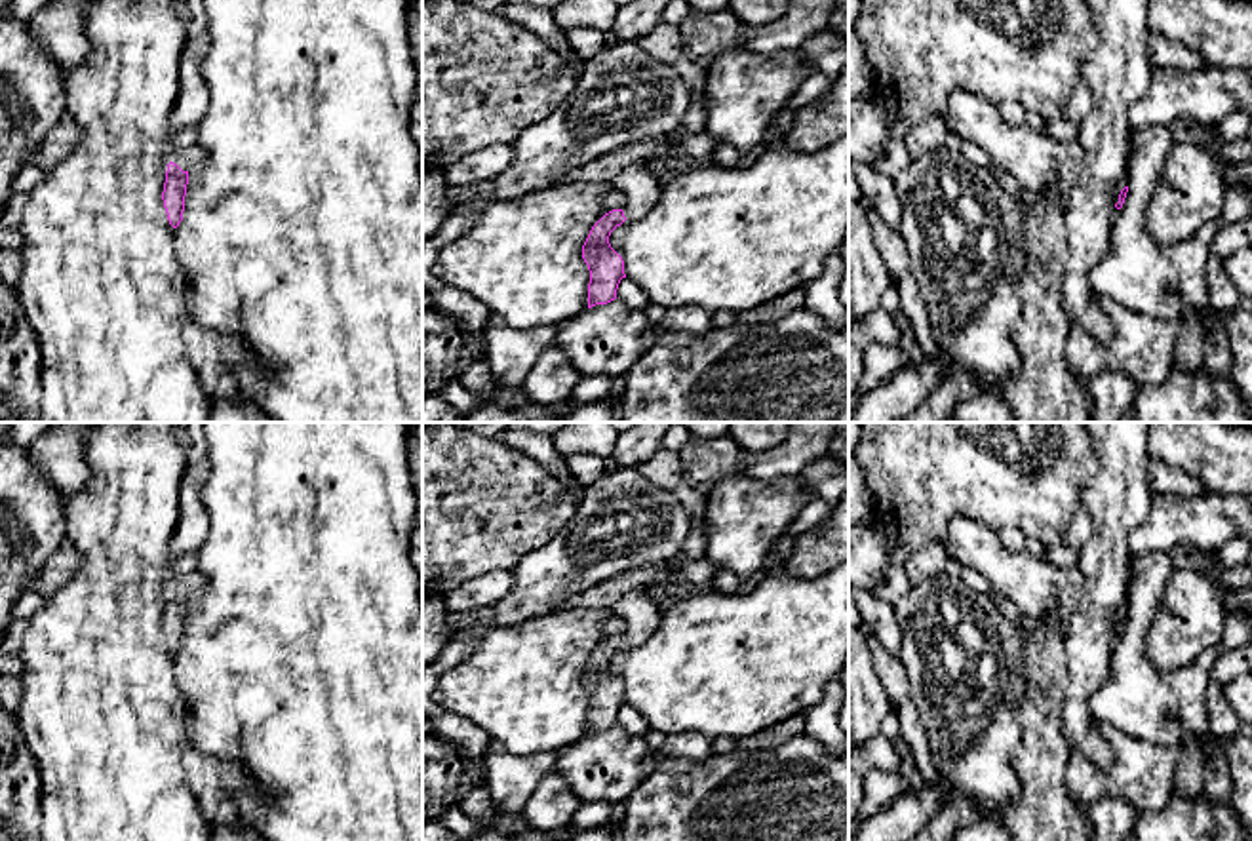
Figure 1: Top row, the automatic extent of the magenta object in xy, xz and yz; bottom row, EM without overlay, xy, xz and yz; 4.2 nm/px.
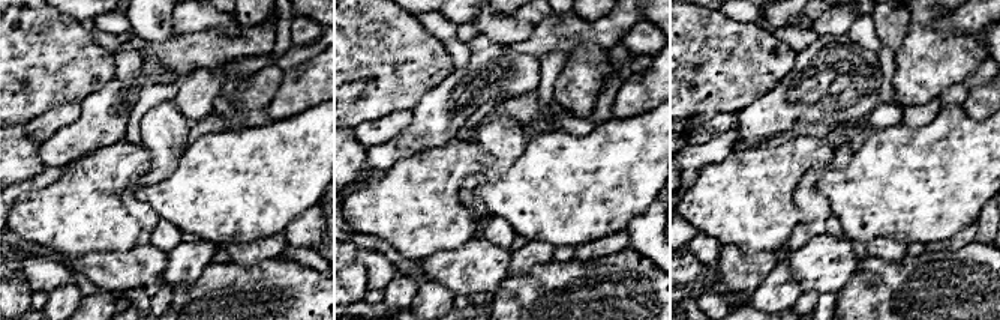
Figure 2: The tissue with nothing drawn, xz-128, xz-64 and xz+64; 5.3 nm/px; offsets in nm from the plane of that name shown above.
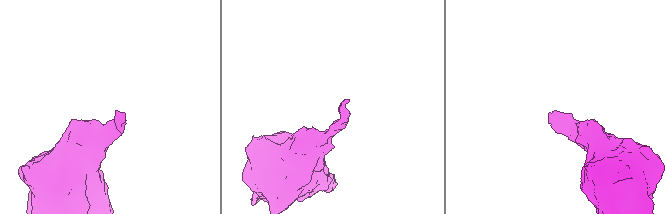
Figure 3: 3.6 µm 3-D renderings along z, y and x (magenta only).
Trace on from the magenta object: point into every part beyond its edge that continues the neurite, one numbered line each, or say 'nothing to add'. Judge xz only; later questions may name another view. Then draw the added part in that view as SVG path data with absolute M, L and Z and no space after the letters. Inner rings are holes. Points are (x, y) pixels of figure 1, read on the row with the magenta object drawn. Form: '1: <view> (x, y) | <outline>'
1: xz (642, 183) | M658 160L628 164L611 183L626 196L624 217L637 221L662 194L666 173Z

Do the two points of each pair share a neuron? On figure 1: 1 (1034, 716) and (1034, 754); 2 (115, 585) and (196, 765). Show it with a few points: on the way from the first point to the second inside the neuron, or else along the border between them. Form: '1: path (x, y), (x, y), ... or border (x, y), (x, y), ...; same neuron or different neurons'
1: path (1034, 725), (1034, 744); same neuron
2: border (183, 756), (183, 775), (196, 798); different neurons

